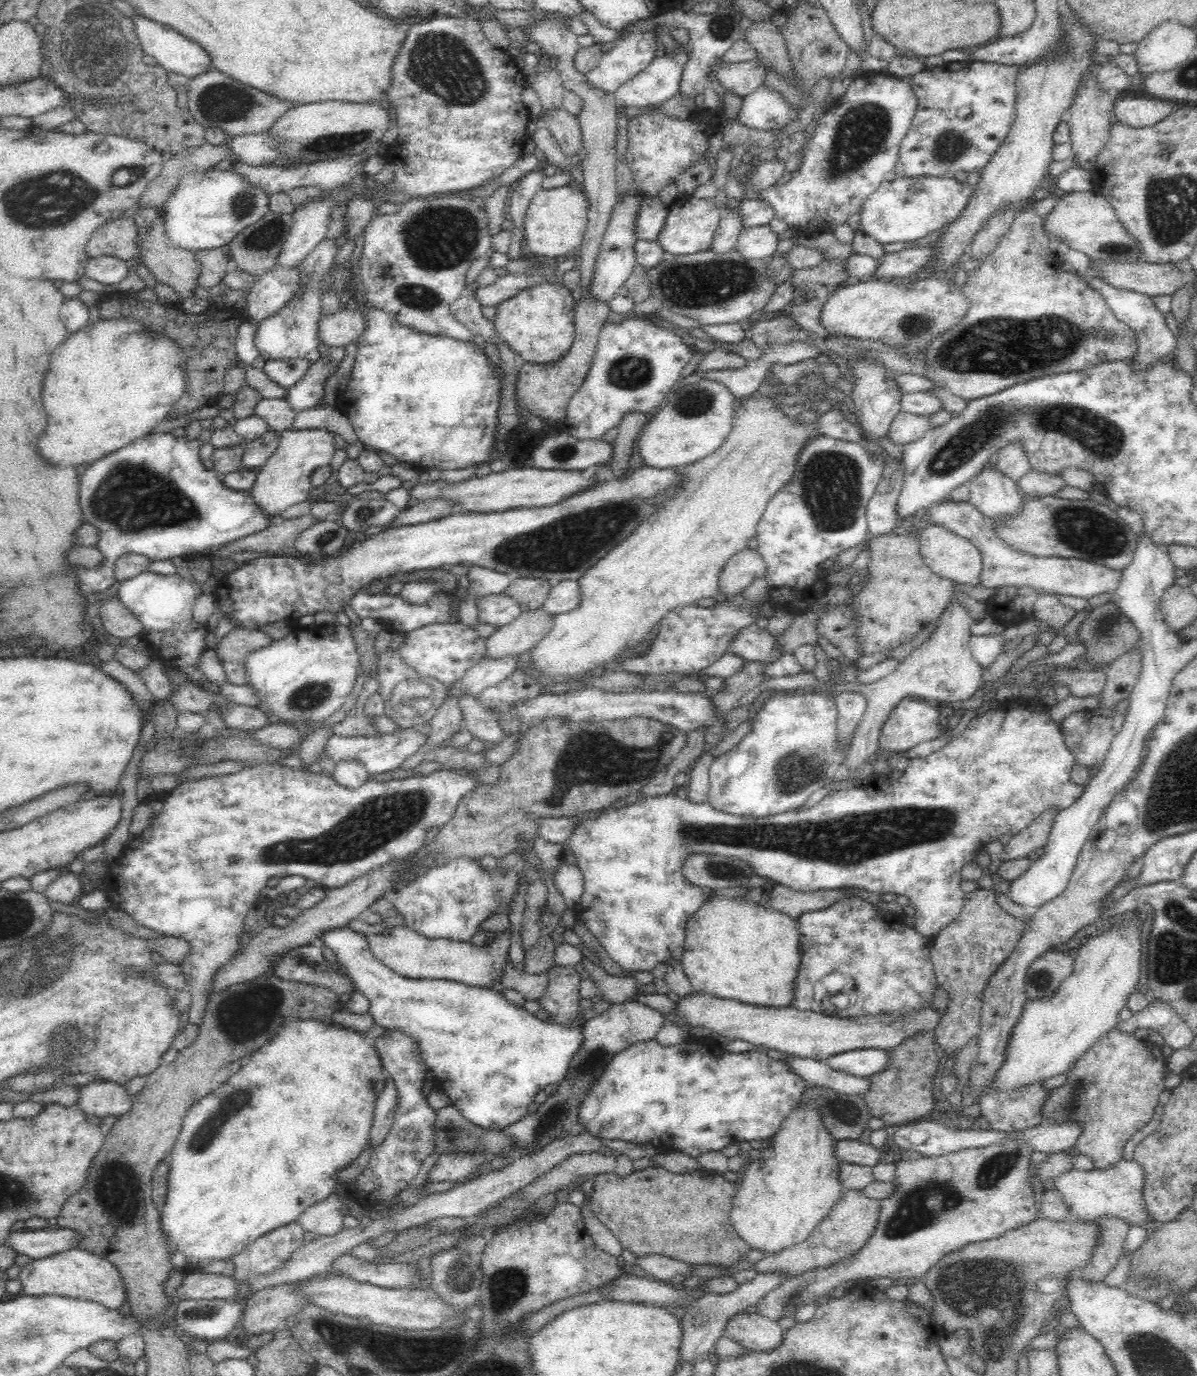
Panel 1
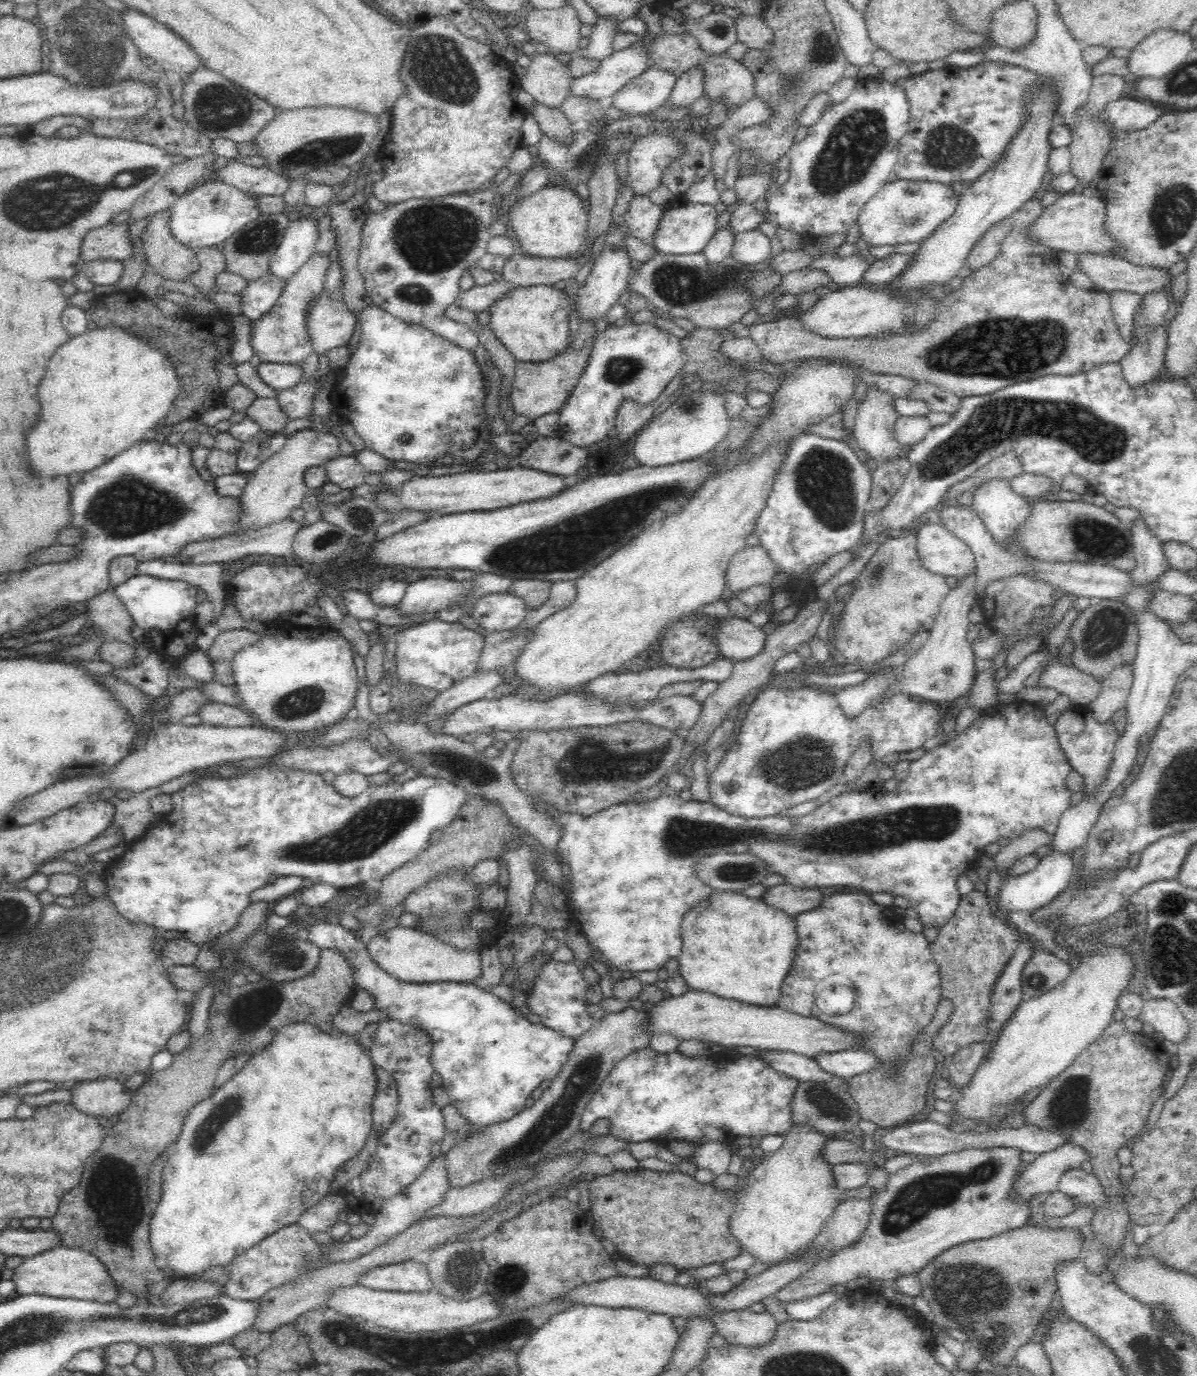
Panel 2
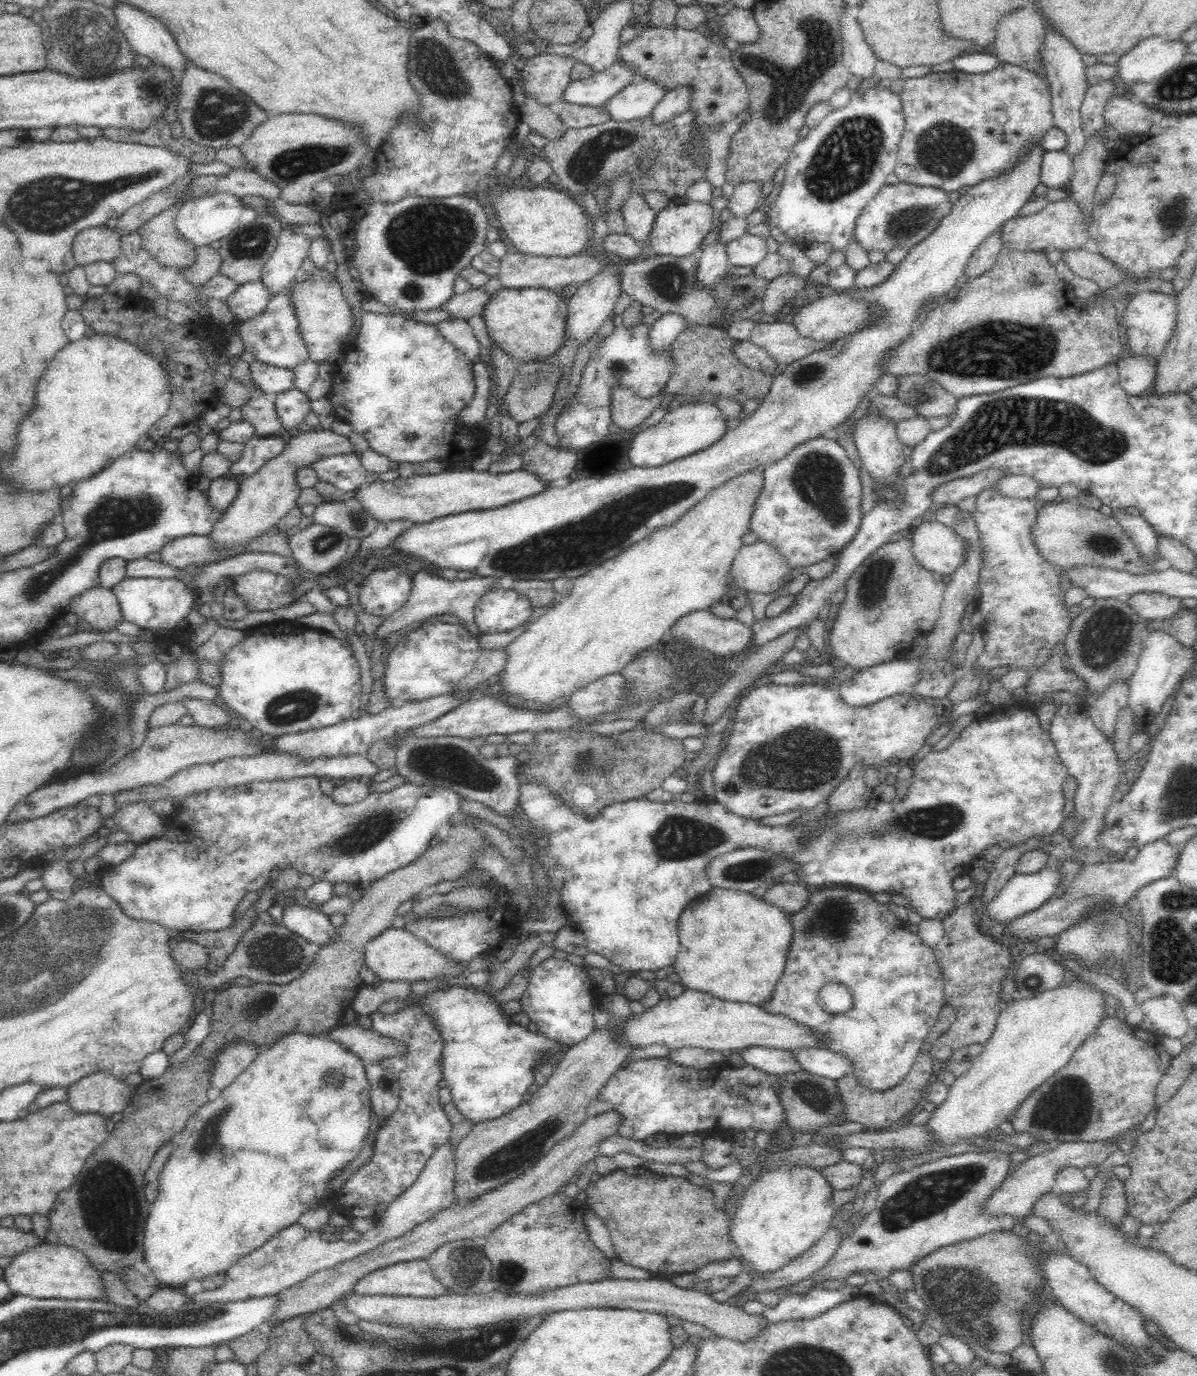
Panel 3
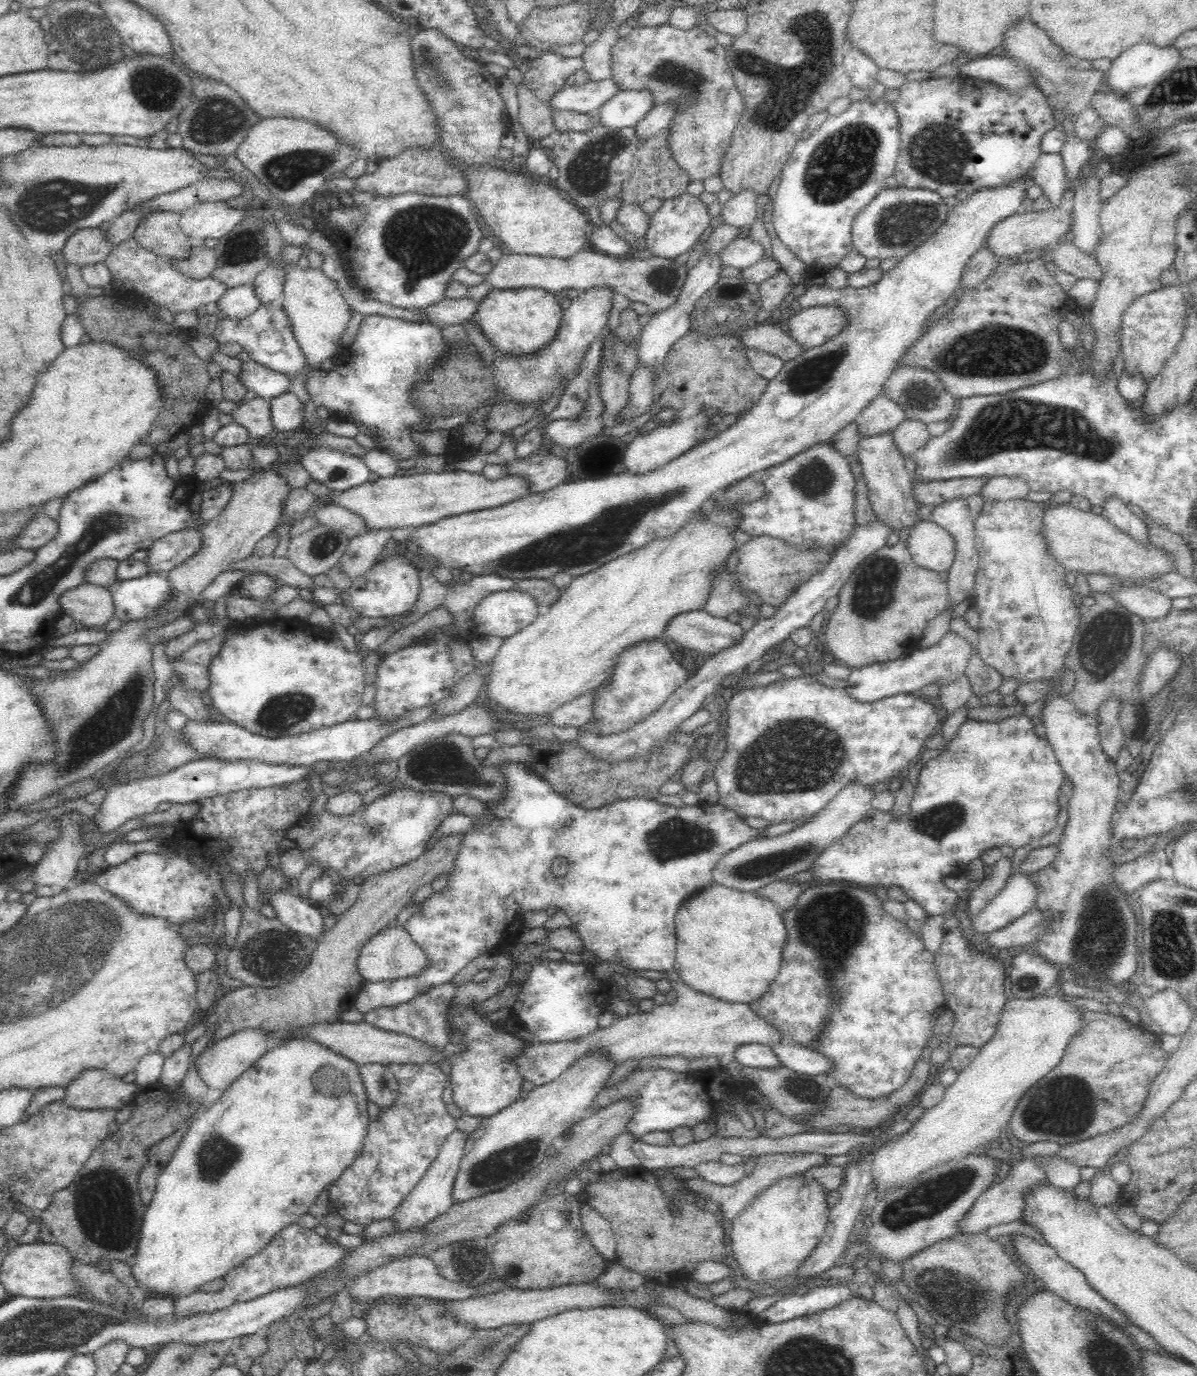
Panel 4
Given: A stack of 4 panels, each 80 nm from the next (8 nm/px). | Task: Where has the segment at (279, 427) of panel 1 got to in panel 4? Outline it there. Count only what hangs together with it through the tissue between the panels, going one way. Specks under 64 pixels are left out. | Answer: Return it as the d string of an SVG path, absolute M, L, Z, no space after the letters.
M256 396L254 399L244 401L241 406L238 405L231 415L233 422L244 427L249 436L262 437L276 431L272 425L270 400Z

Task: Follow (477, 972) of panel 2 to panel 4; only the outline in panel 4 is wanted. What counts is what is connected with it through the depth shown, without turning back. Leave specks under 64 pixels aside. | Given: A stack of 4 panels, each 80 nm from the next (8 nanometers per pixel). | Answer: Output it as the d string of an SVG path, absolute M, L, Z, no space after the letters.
M394 926L384 928L377 932L364 946L360 949L356 967L358 973L364 982L382 982L396 980L397 978L406 978L417 975L430 964L428 956L422 950L418 943L413 941L410 933L404 926Z

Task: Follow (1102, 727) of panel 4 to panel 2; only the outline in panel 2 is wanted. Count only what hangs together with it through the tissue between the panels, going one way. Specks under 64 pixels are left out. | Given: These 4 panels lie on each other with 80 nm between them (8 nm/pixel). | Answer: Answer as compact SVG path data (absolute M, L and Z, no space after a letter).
M1133 664L1116 666L1102 681L1098 696L1089 703L1095 720L1110 722L1117 710L1125 708L1132 683Z

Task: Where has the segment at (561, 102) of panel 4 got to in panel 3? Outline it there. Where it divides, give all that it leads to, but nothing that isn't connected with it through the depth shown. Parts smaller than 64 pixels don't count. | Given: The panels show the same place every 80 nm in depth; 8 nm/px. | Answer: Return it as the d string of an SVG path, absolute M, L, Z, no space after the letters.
M617 58L606 70L582 80L570 80L559 101L580 106L603 106L622 88L636 80L635 68Z

